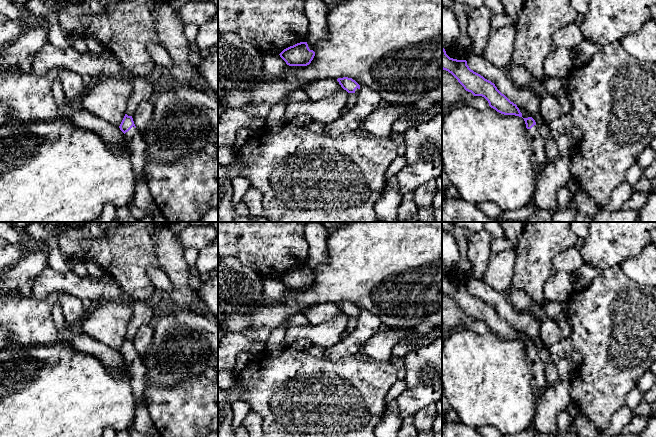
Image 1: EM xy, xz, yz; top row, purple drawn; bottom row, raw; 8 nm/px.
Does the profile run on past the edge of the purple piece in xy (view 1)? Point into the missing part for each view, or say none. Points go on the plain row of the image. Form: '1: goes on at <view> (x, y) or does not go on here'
1: goes on at xy (135, 364)

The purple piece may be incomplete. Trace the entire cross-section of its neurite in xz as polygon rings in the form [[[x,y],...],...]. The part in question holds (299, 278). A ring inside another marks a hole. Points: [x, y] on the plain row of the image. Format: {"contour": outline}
{"contour": [[[300,266],[284,273],[279,279],[289,290],[307,290],[315,276],[309,273],[307,266]]]}

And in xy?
{"contour": [[[125,338],[119,352],[124,357],[125,362],[130,369],[132,375],[132,391],[135,397],[140,399],[144,395],[146,388],[144,381],[145,367],[143,361],[140,359],[140,355],[136,352],[132,340],[128,340],[127,338]]]}

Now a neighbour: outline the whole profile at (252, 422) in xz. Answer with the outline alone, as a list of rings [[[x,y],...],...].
[[[250,411],[242,421],[249,437],[263,437],[262,417],[260,414]]]

